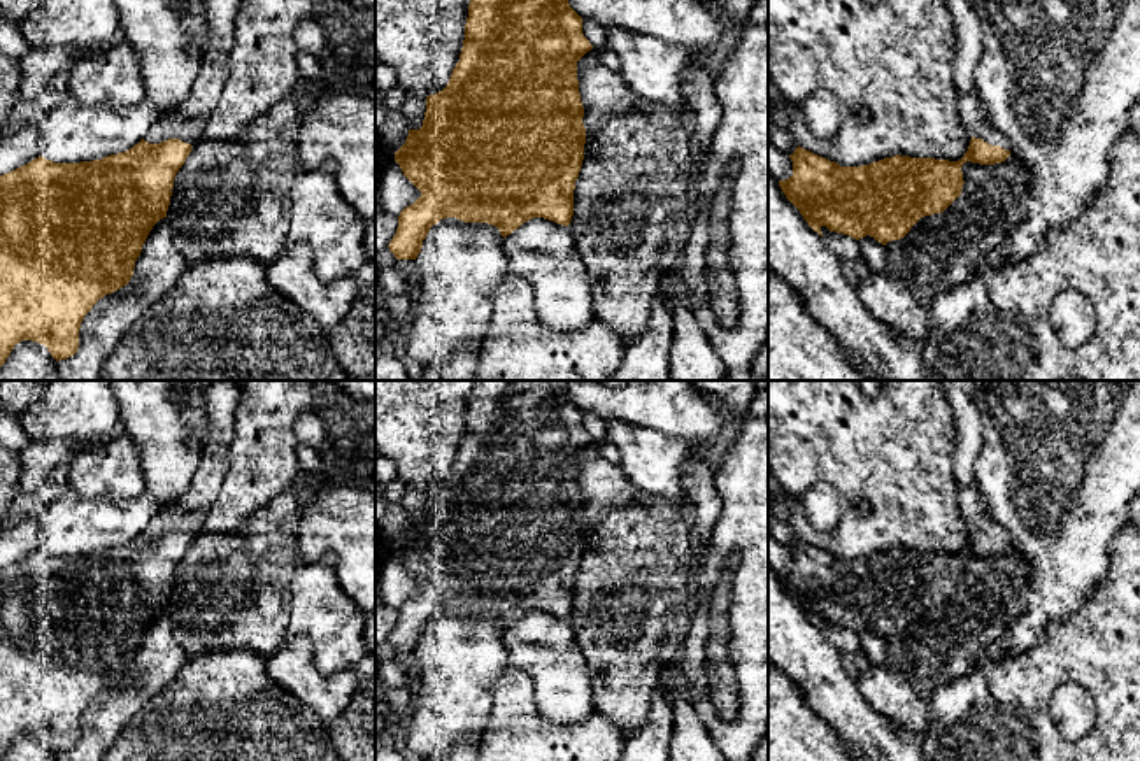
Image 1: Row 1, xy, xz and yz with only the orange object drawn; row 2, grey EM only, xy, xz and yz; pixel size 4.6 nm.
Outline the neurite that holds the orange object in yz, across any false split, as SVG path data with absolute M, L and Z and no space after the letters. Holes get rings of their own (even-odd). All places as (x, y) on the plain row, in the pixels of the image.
M977 482L959 486L958 507L961 517L972 528L968 544L958 554L896 547L870 558L840 559L798 538L789 547L793 568L779 573L779 579L821 629L821 621L826 619L830 624L844 626L856 633L870 628L882 638L900 633L921 610L944 605L961 587L965 577L961 559L966 554L994 558L1010 549L1010 535L993 519L987 500Z

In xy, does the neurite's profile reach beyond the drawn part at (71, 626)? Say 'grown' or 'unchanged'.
grown

